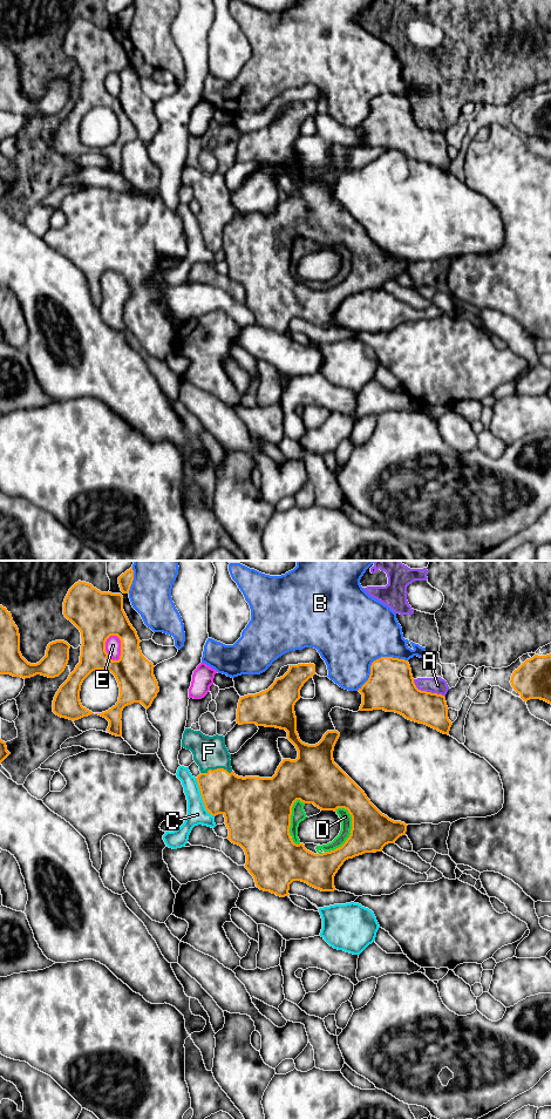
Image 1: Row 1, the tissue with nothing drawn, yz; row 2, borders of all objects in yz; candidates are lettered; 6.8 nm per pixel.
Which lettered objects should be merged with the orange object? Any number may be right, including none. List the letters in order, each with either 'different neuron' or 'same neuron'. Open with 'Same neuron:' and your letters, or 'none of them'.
Same neuron: F
A: different neuron
B: different neuron
C: different neuron
D: different neuron
E: different neuron
F: same neuron

